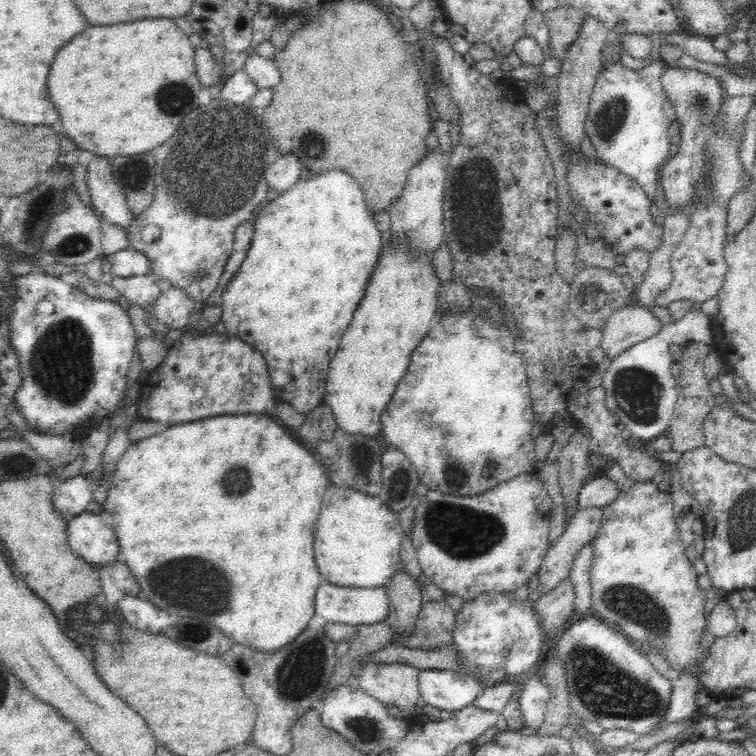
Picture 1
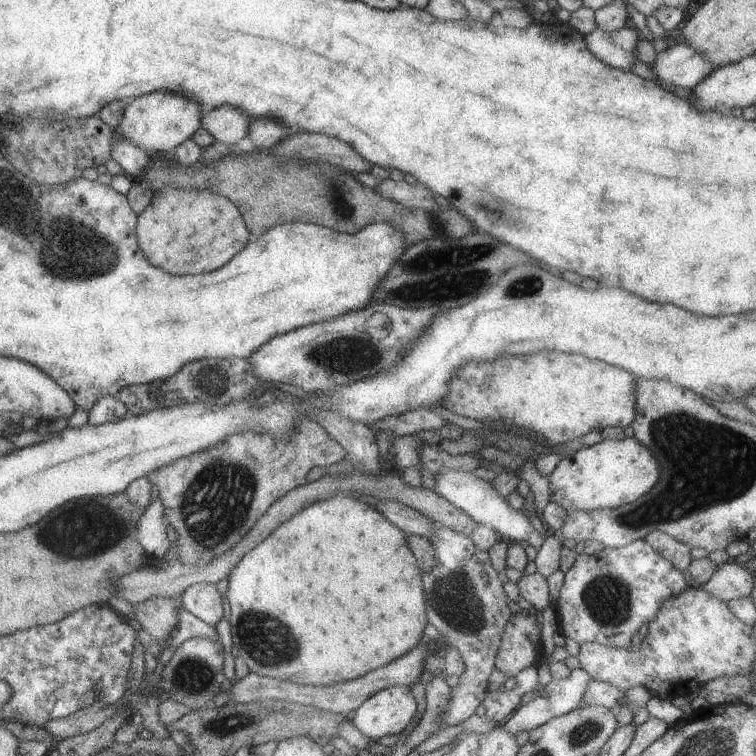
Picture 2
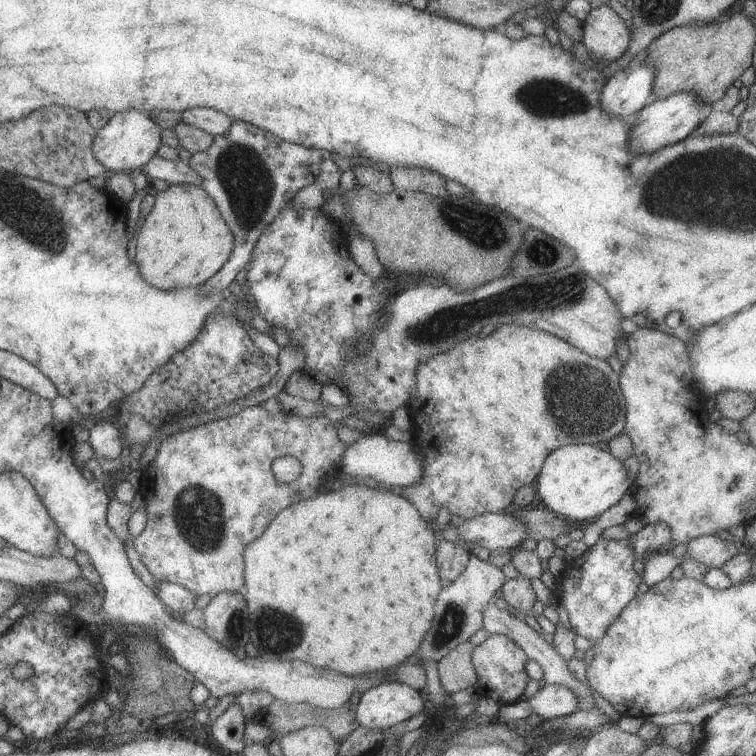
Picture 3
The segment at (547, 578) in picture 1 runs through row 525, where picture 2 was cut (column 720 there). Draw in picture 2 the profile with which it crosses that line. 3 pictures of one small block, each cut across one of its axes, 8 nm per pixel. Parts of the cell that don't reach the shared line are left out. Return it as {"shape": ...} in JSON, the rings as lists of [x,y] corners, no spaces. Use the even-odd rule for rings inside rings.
{"shape":[[[742,560],[736,563],[725,562],[718,566],[717,570],[711,574],[711,578],[700,588],[726,603],[733,598],[749,596],[753,577]]]}

